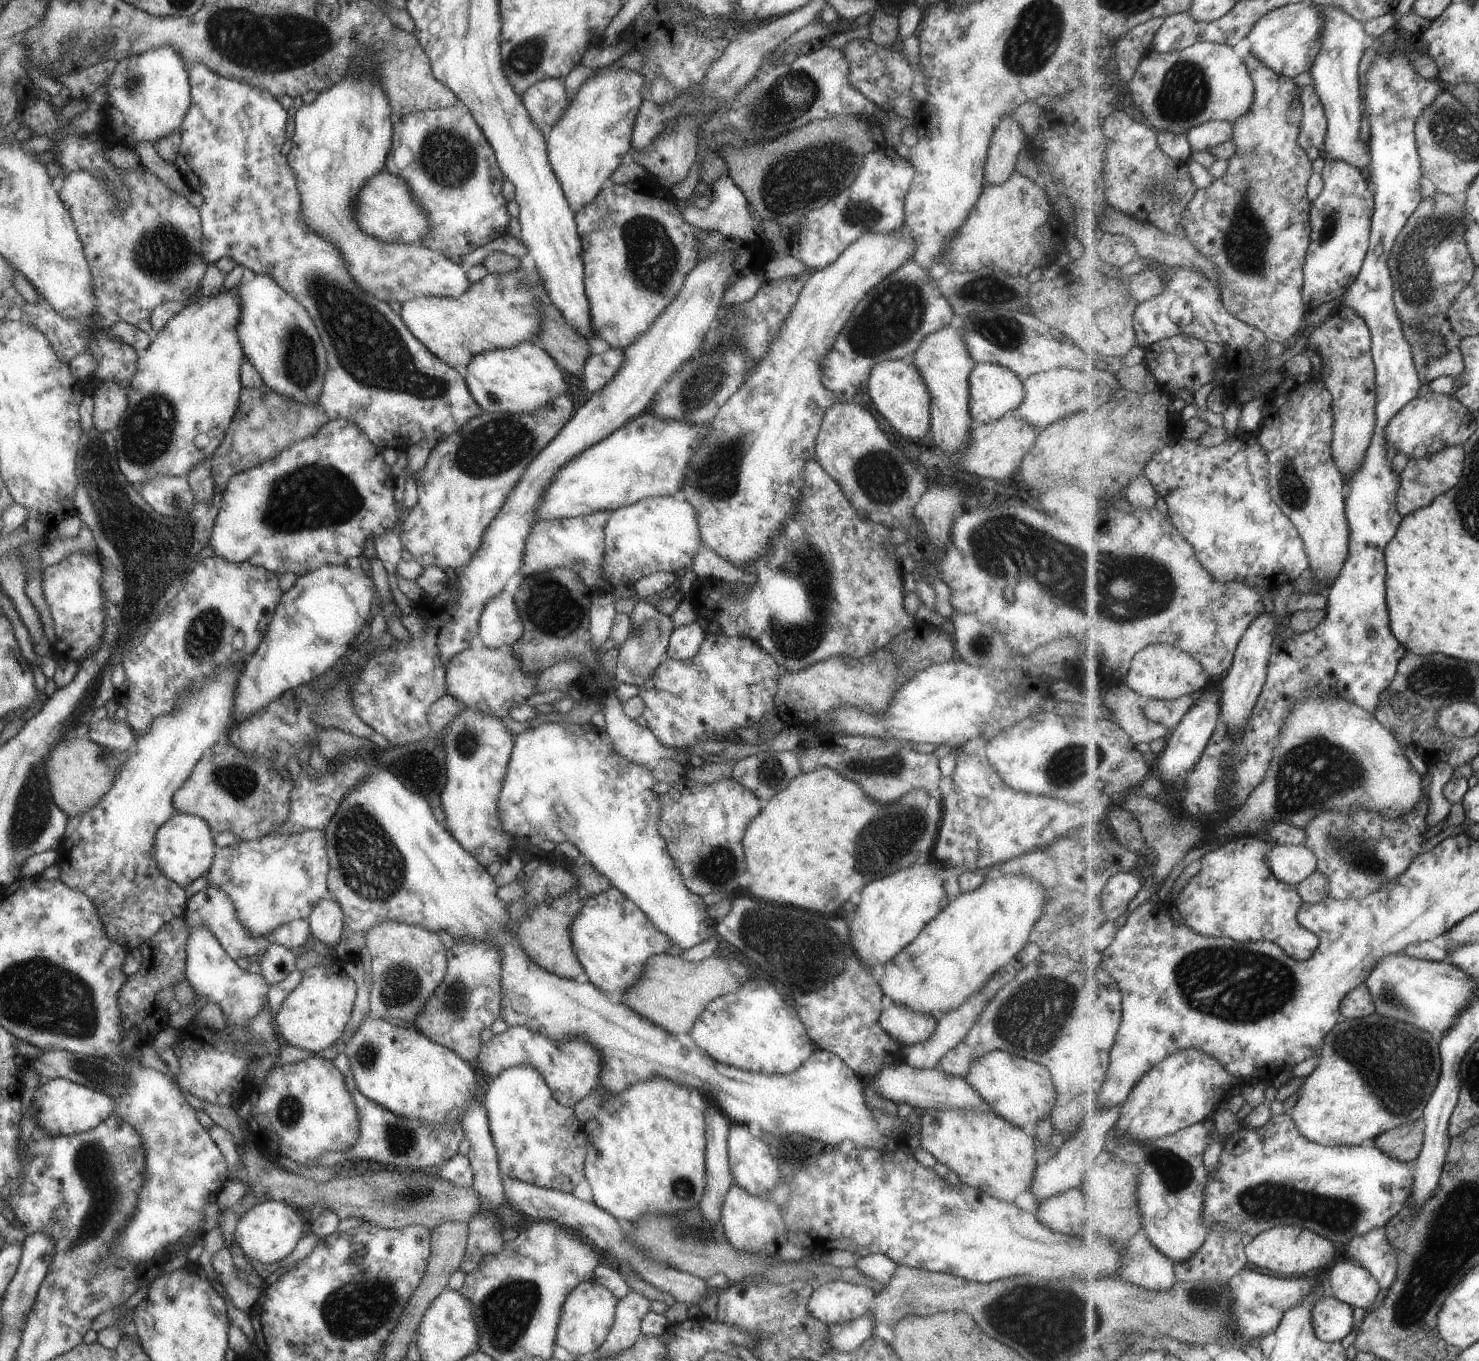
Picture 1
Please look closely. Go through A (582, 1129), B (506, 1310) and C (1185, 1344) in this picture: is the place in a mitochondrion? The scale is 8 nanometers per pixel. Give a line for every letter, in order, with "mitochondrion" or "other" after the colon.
A: other
B: mitochondrion
C: other

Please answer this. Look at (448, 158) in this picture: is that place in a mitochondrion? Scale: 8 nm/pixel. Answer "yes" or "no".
yes

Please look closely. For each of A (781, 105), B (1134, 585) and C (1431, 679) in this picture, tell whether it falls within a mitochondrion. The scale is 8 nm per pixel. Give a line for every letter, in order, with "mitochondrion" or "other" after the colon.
A: mitochondrion
B: mitochondrion
C: mitochondrion

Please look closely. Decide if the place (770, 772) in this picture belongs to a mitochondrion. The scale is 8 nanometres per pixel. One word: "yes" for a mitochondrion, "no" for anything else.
yes

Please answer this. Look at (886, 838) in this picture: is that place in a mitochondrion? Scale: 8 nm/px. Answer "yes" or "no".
yes

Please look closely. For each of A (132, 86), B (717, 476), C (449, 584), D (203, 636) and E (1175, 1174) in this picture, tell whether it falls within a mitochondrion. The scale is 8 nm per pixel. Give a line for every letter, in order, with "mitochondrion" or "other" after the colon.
A: mitochondrion
B: mitochondrion
C: other
D: mitochondrion
E: mitochondrion

